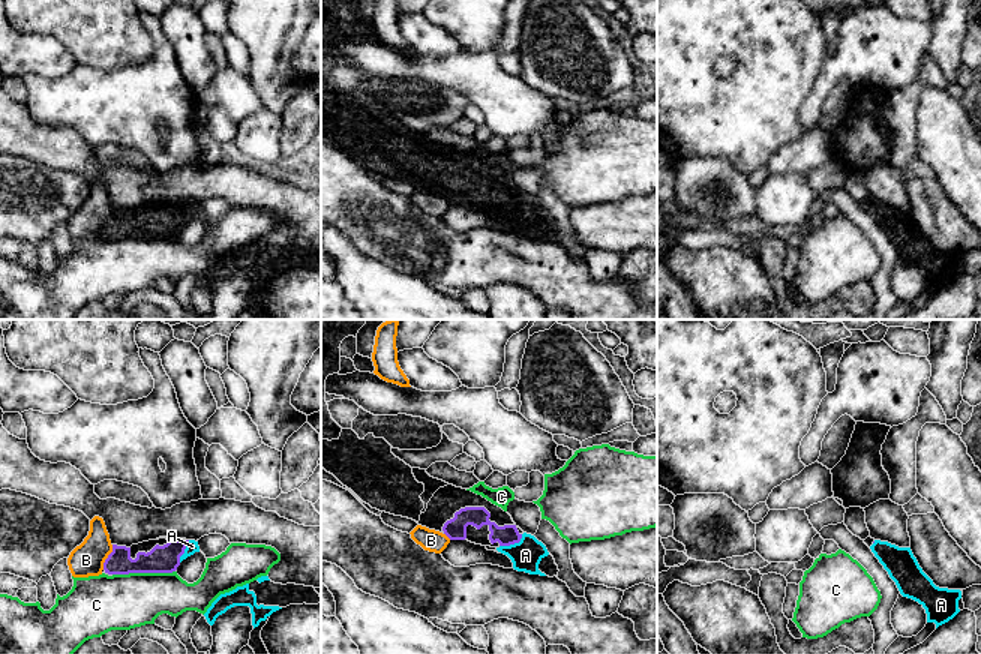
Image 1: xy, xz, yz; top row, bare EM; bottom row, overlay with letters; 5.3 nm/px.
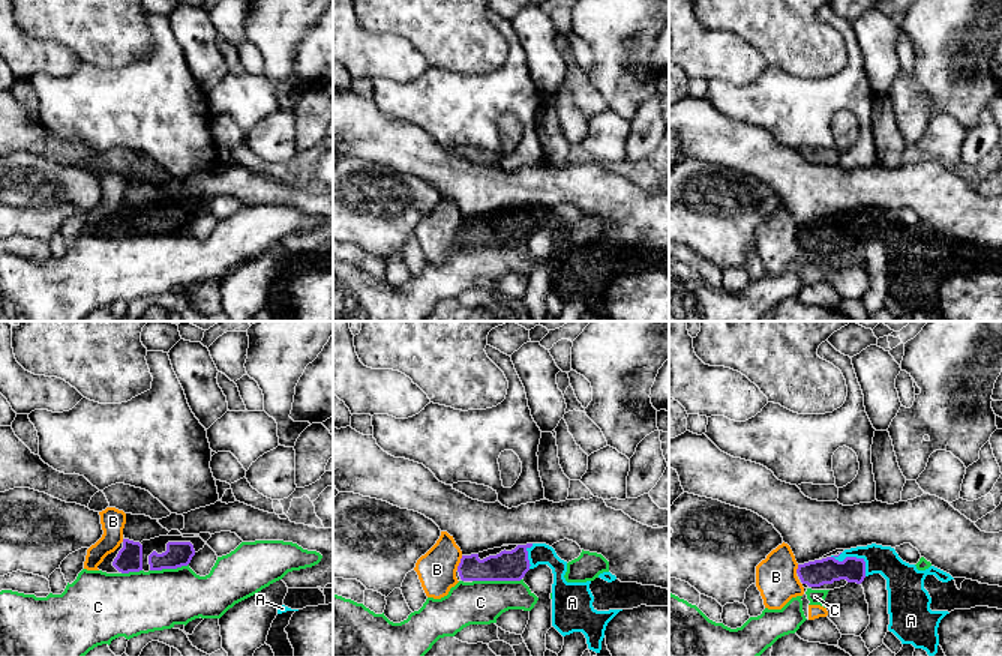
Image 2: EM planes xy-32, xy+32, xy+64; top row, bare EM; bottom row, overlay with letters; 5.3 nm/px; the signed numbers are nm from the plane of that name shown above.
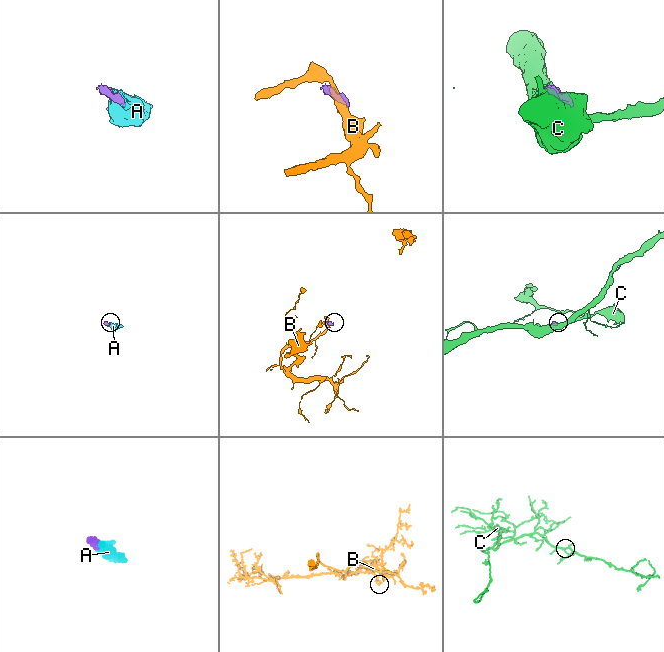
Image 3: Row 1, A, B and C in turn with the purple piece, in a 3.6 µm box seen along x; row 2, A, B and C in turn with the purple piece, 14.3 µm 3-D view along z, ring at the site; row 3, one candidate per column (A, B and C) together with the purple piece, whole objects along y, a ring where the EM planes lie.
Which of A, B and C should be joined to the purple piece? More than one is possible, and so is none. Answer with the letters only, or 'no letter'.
A

